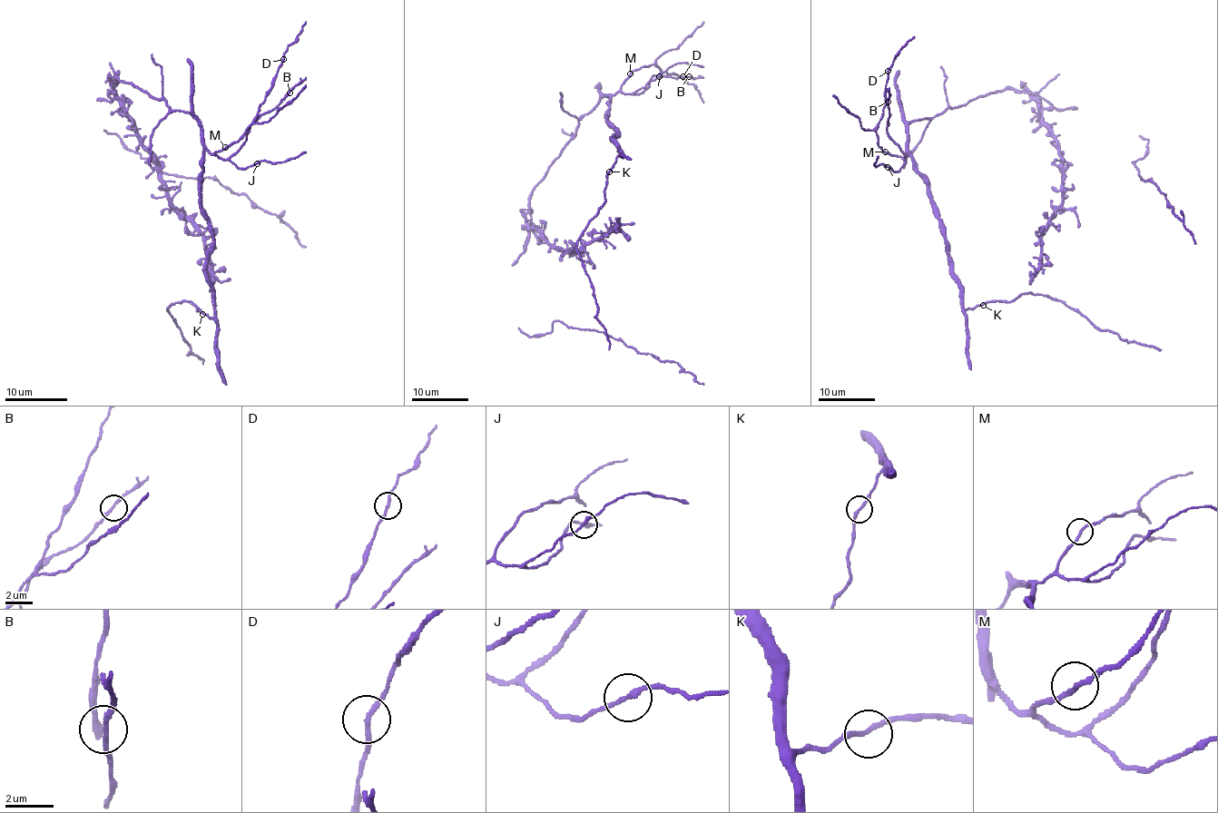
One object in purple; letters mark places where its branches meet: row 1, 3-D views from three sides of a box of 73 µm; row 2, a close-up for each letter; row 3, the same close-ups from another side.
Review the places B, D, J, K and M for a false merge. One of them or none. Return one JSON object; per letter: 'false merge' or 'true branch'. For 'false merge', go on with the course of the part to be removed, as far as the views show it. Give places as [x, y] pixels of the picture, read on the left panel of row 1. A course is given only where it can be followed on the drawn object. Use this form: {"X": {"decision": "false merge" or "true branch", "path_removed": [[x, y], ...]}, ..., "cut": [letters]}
{"B": {"decision": "true branch"}, "D": {"decision": "true branch"}, "J": {"decision": "true branch"}, "K": {"decision": "true branch"}, "M": {"decision": "true branch"}, "cut": []}

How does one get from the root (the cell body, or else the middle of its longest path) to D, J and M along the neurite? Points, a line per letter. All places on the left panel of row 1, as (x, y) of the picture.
D: (174, 110), (189, 112), (200, 123), (202, 145), (211, 152), (221, 151), (232, 145), (252, 122), (283, 60)
J: (174, 110), (189, 112), (200, 123), (202, 145), (211, 154), (229, 159), (240, 168), (257, 163)
M: (174, 110), (189, 112), (200, 123), (202, 145), (211, 152), (221, 151), (226, 147)

